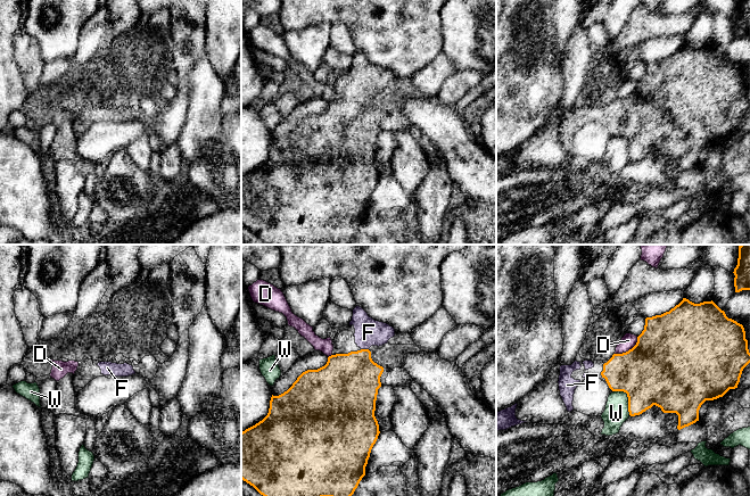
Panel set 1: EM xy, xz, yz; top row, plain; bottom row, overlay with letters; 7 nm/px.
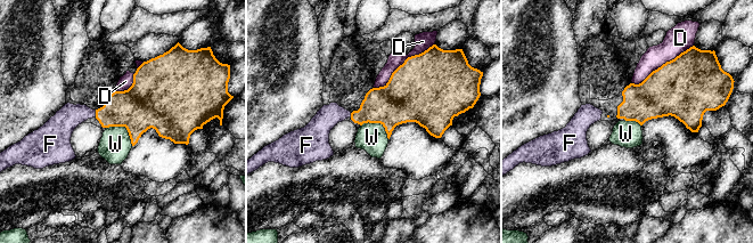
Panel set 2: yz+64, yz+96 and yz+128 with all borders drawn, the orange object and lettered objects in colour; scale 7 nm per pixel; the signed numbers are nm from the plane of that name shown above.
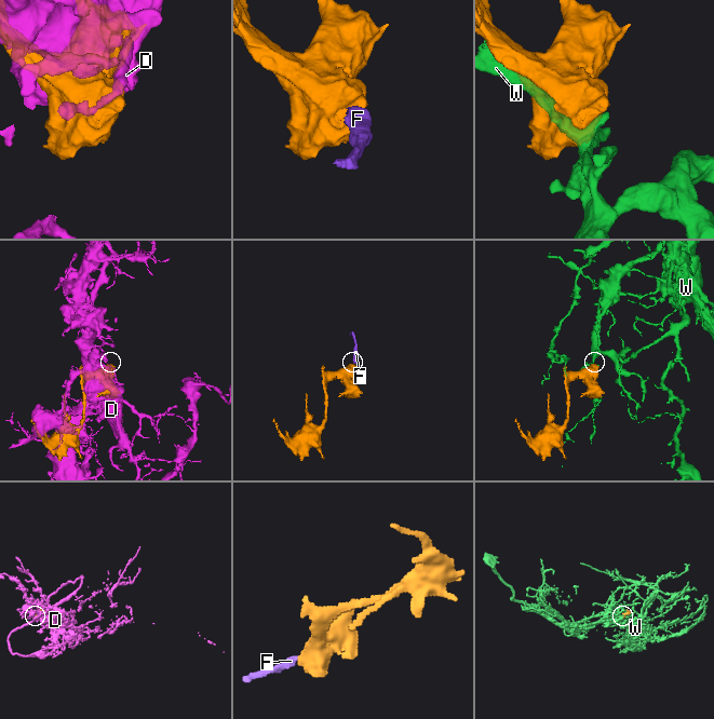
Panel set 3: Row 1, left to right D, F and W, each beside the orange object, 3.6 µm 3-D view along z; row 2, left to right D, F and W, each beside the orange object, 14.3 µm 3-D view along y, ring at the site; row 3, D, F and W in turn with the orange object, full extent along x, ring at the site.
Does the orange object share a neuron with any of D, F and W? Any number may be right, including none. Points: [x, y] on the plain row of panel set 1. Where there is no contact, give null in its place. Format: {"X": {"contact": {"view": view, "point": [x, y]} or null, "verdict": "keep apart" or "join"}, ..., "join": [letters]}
{"D": {"contact": {"view": "yz", "point": [629, 94]}, "verdict": "keep apart"}, "F": {"contact": {"view": "xz", "point": [364, 94]}, "verdict": "join"}, "W": {"contact": {"view": "yz", "point": [628, 143]}, "verdict": "keep apart"}, "join": ["F"]}

